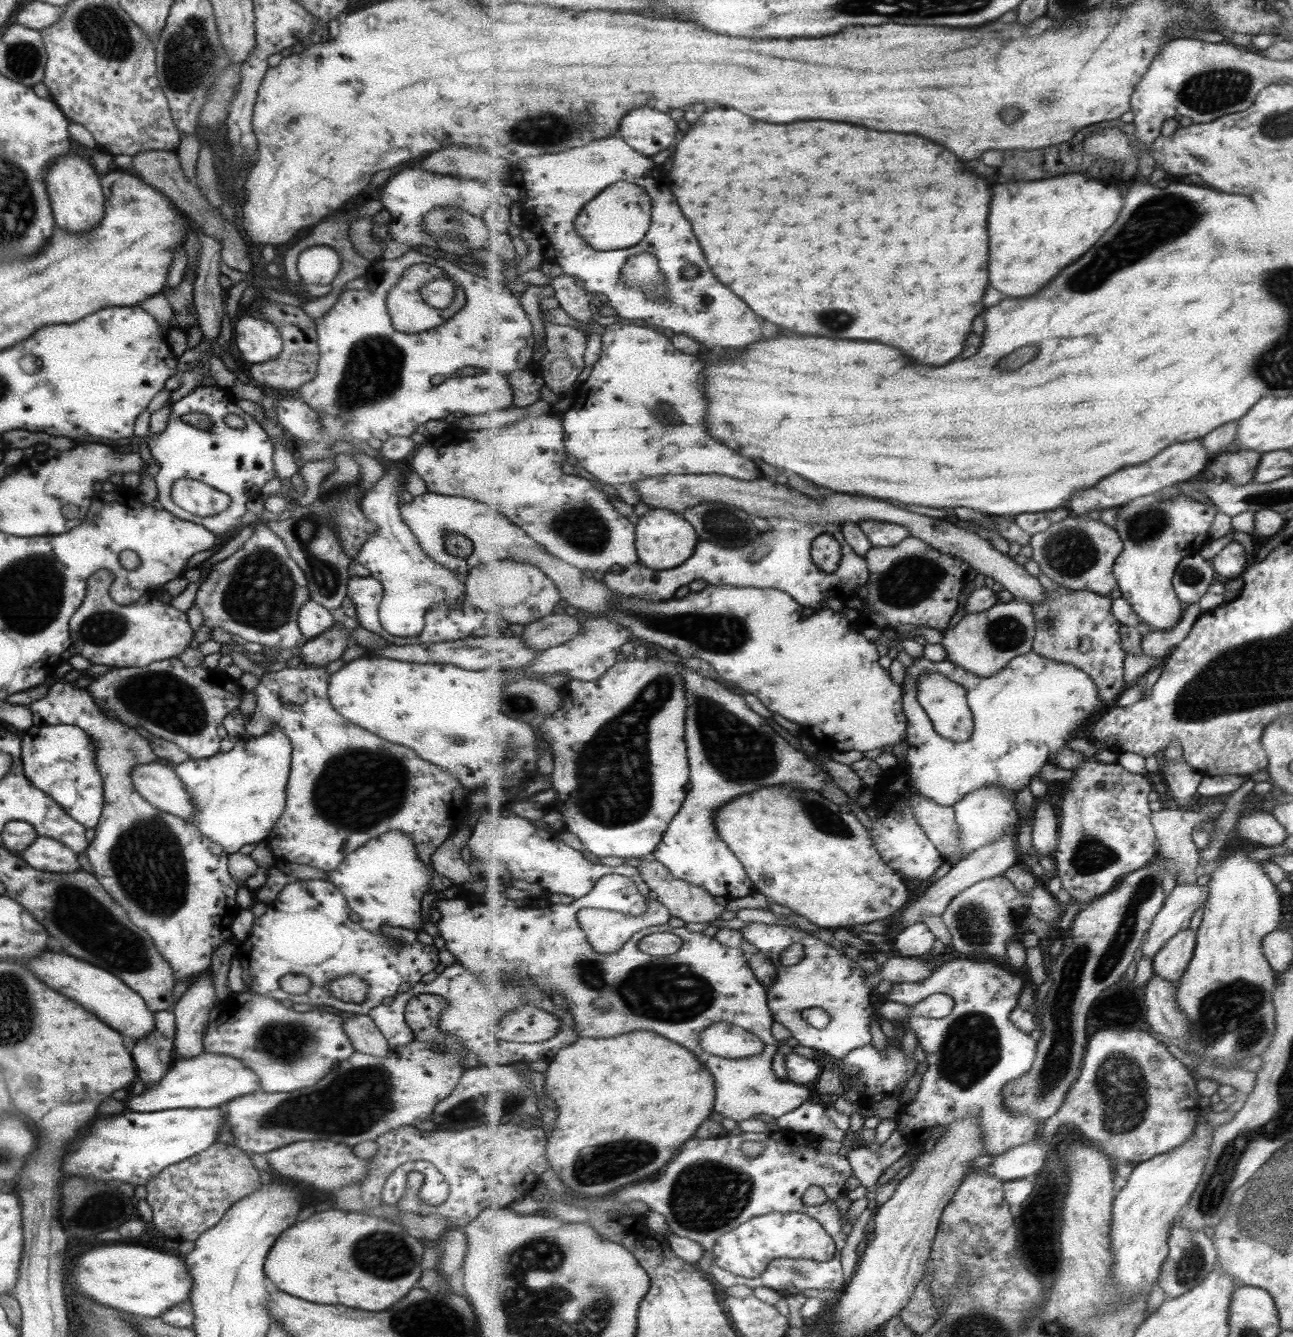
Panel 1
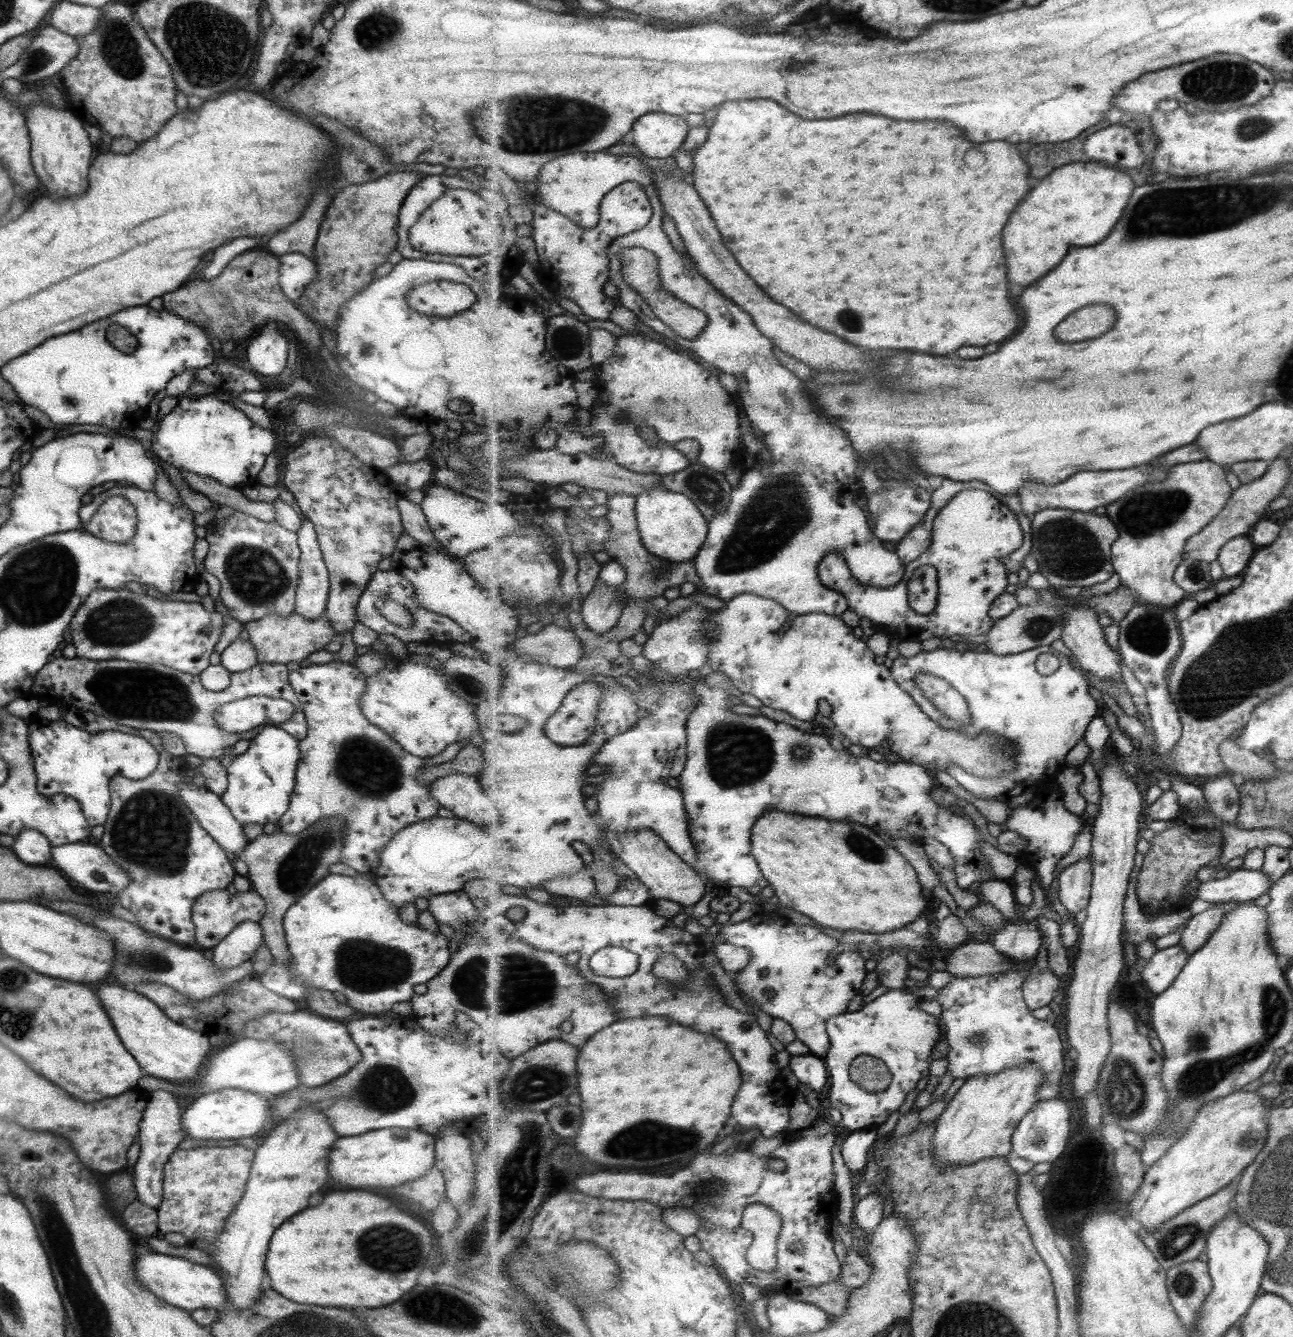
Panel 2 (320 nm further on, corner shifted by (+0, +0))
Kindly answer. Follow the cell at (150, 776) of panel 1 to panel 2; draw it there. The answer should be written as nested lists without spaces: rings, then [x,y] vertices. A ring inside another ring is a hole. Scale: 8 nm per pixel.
[[[189,781],[180,782],[177,788],[181,800],[192,812],[197,824],[207,831],[221,850],[236,852],[236,854],[244,850],[244,847],[248,845],[244,826],[233,818],[220,797],[205,787],[197,787]]]

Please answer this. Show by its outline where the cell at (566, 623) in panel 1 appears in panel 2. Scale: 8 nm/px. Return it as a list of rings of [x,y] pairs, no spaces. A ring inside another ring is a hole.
[[[593,589],[581,602],[581,615],[591,631],[605,635],[619,623],[624,608],[615,589]]]

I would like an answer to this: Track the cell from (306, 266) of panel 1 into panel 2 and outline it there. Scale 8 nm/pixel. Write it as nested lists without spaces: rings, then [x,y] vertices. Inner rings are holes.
[[[289,253],[278,255],[279,278],[278,285],[287,300],[292,303],[301,295],[304,286],[315,278],[315,263],[306,255]]]

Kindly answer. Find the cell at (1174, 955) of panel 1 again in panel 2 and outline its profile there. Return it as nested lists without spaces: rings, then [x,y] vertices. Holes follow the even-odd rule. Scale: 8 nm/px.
[[[1219,903],[1211,905],[1200,913],[1194,914],[1181,933],[1179,946],[1184,948],[1190,955],[1205,946],[1213,933],[1225,920],[1227,910],[1221,908]]]

